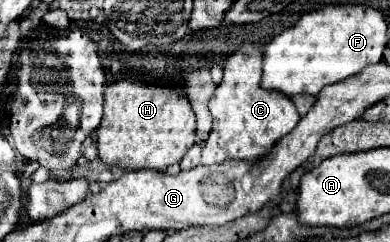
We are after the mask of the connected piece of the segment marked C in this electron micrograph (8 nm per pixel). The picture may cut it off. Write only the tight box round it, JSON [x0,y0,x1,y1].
[201,44,299,164]

